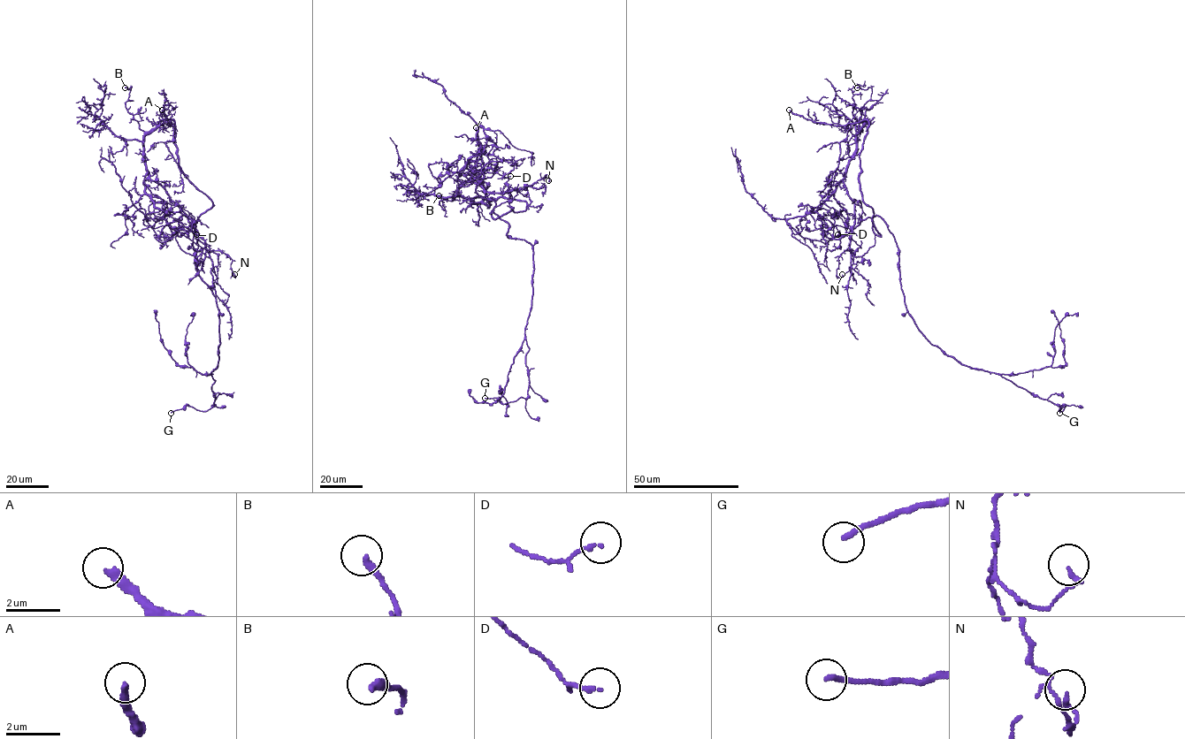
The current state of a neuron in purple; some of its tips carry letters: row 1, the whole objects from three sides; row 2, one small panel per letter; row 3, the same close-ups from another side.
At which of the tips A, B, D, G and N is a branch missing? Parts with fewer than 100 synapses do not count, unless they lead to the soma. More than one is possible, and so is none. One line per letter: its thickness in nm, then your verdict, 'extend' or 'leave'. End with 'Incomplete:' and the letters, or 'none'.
A: 280 nm thick; extend
B: 280 nm thick; leave
D: 150 nm thick; leave
G: 190 nm thick; leave
N: 170 nm thick; leave
Incomplete: A

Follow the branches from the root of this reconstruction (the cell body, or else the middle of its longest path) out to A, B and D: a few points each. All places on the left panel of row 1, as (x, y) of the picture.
A: (194, 232), (191, 219), (179, 217), (180, 236), (212, 201), (186, 177), (174, 121), (169, 125), (162, 110)
B: (194, 232), (179, 217), (180, 236), (212, 201), (179, 165), (174, 121), (142, 131), (125, 87)
D: (194, 232), (181, 216), (163, 229), (167, 239), (176, 230), (154, 204), (165, 203), (168, 216), (196, 234)

